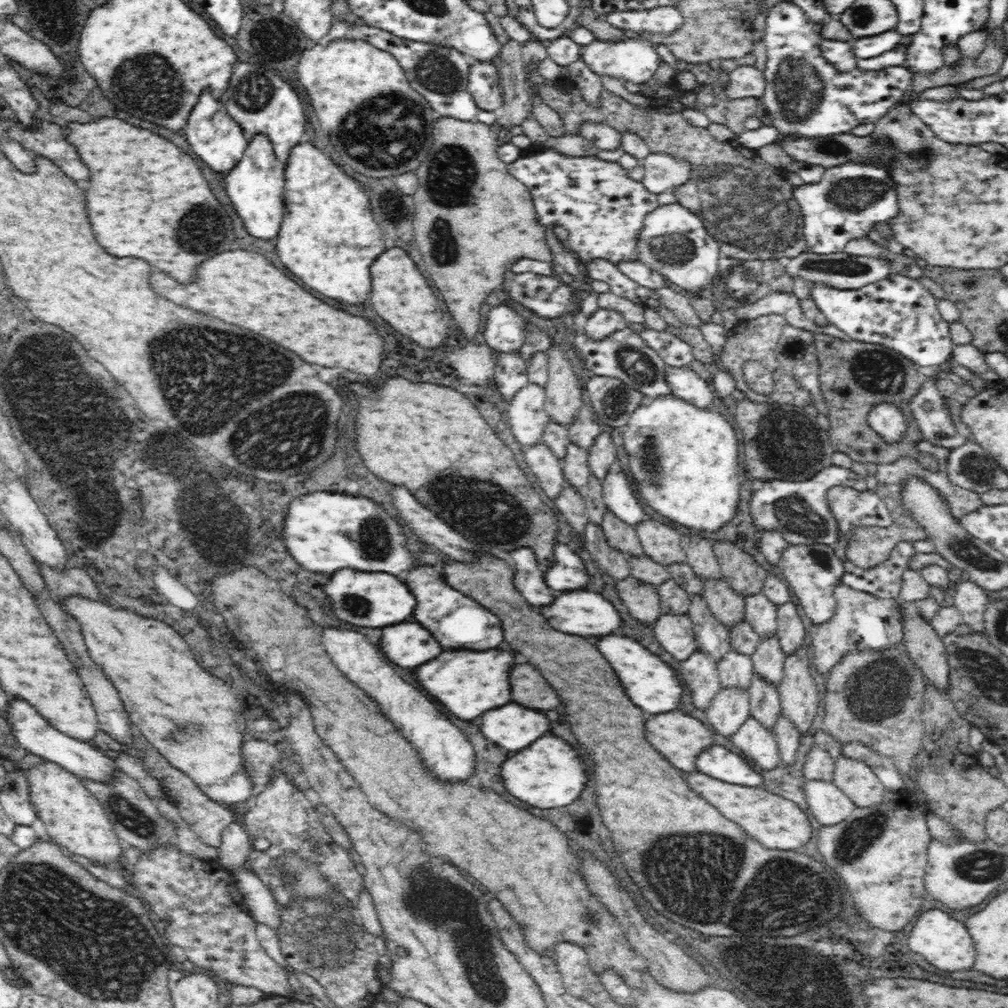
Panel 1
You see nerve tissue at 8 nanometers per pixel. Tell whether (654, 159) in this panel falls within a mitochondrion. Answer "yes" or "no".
no

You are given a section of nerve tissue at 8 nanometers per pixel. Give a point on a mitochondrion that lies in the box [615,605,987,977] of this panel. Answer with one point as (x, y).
(709, 879)

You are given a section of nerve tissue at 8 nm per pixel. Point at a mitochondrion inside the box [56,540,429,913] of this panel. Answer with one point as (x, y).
(133, 819)

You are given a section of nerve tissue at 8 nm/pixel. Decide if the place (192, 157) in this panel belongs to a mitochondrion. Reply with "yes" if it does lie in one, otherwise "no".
no

